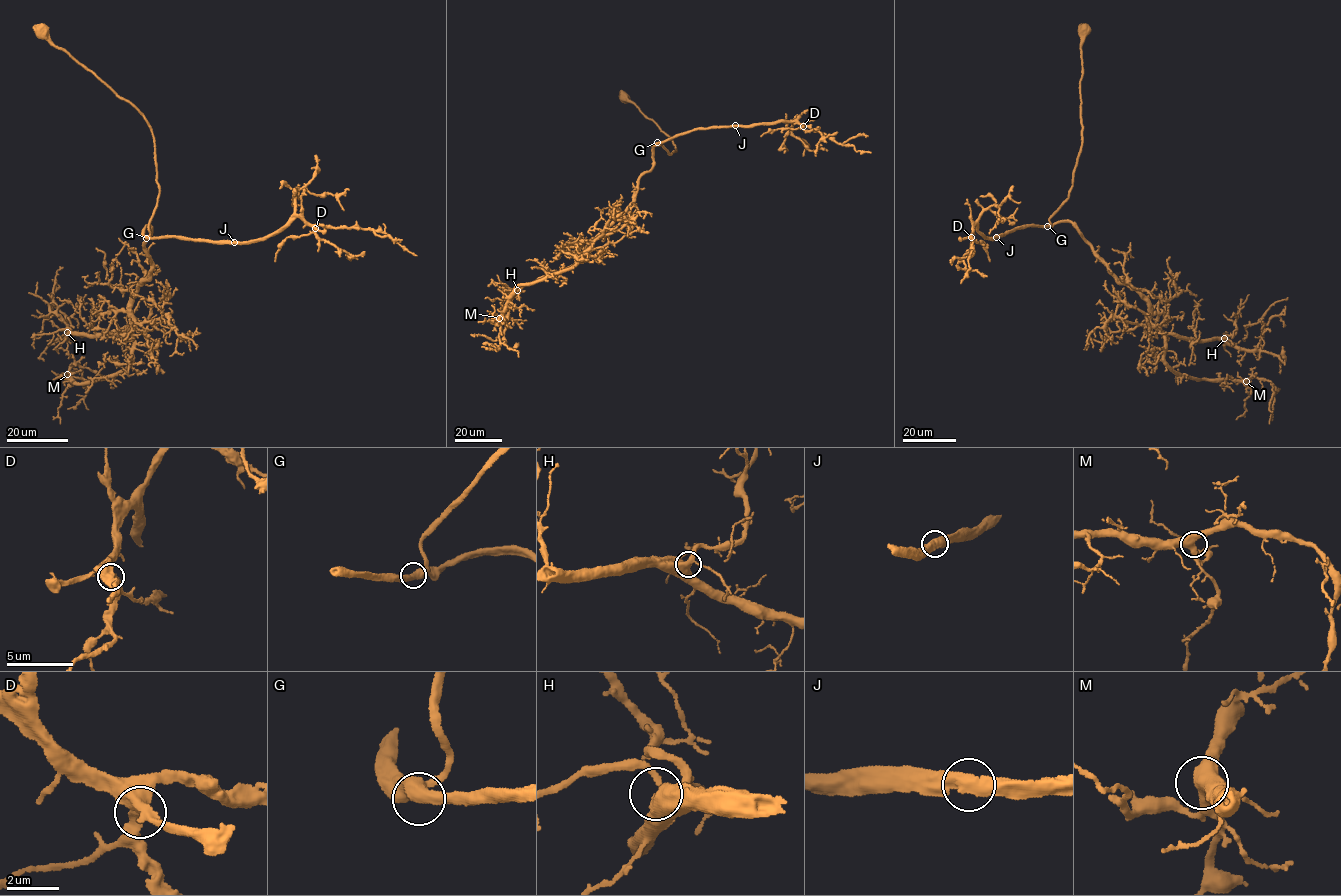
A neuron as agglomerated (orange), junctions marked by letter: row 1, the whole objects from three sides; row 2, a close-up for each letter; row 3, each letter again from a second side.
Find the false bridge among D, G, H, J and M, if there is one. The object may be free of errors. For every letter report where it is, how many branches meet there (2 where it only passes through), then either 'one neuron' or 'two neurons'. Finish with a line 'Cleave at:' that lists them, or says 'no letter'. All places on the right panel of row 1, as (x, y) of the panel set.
D: (971, 237) | 2 | one neuron
G: (1047, 226) | 2 | one neuron
H: (1224, 338) | 3 | one neuron
J: (996, 237) | 2 | one neuron
M: (1246, 381) | 3 | one neuron
Cleave at: no letter

